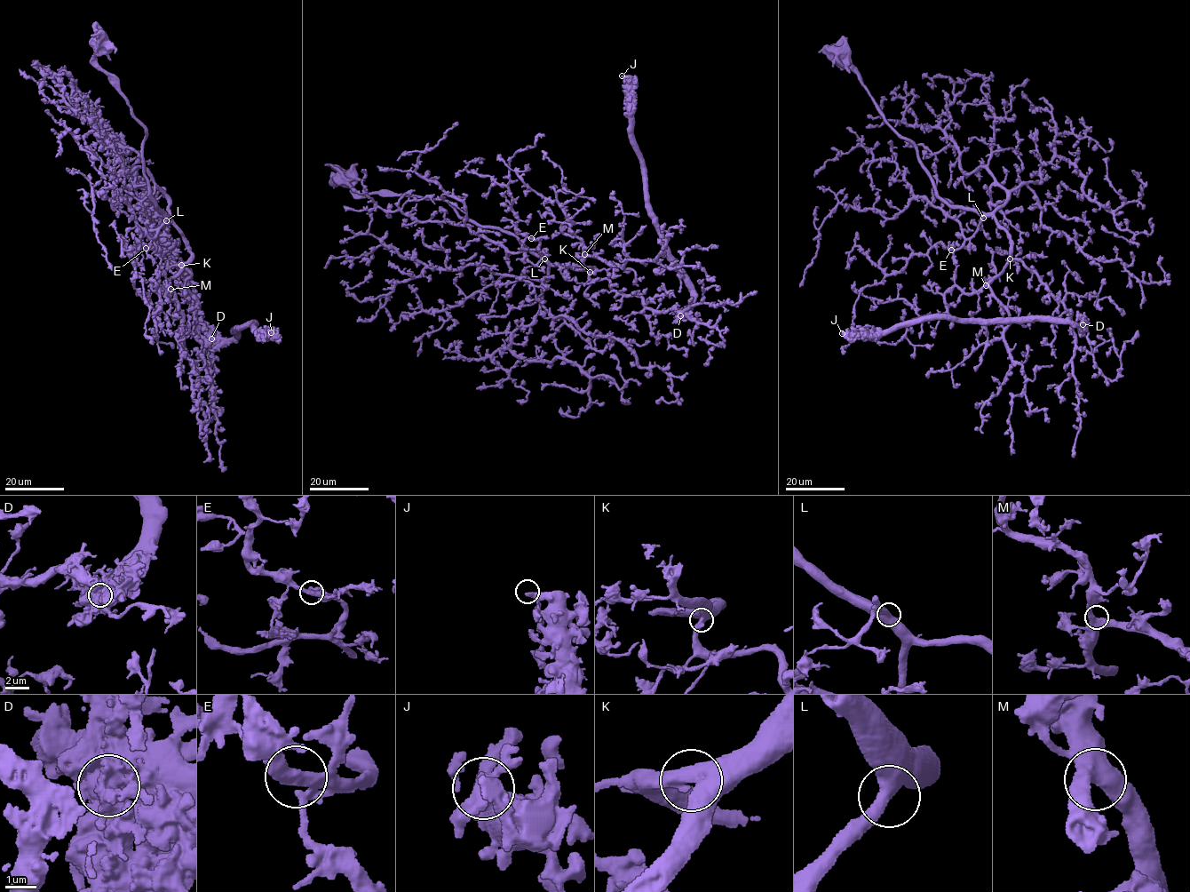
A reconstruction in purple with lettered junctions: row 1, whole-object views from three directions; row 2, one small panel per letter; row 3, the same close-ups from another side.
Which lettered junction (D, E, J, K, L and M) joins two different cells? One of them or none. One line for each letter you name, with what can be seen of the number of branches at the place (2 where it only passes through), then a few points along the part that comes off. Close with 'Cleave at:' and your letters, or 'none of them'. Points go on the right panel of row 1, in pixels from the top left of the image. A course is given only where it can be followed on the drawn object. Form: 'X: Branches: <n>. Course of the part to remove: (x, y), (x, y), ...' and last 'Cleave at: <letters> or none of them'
D: Branches: 1. Course of the part to remove: (1083, 324), (921, 318), (876, 333), (842, 332)
Cleave at: D

